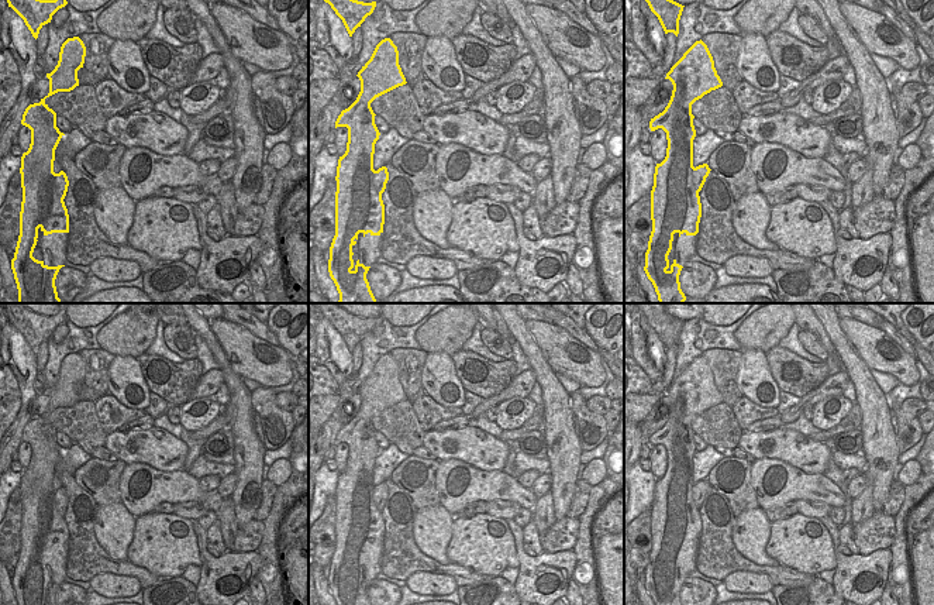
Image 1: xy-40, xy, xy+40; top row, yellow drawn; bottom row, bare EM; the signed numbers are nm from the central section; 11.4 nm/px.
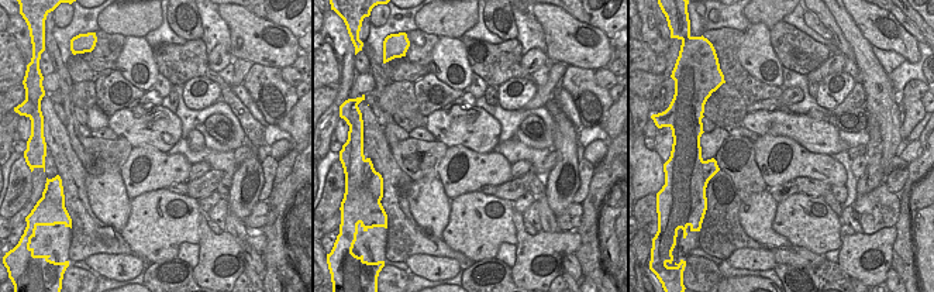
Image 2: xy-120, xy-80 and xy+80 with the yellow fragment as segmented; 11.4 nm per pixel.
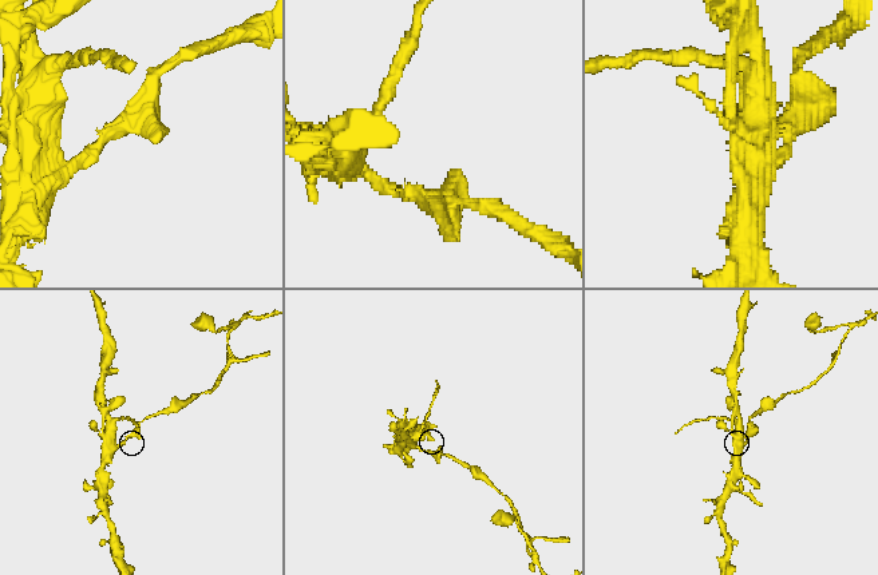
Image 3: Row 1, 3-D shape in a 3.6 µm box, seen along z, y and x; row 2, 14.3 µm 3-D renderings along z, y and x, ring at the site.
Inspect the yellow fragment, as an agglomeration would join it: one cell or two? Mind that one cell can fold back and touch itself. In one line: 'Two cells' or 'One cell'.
Two cells

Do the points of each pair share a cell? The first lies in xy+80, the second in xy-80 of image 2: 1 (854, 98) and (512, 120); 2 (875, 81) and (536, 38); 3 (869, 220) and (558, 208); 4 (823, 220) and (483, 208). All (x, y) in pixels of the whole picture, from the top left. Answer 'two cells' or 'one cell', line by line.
1: two cells
2: two cells
3: two cells
4: one cell

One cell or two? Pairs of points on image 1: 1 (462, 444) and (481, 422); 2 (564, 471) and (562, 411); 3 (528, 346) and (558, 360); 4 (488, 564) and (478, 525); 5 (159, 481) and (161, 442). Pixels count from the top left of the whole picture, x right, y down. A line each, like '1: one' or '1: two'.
1: two
2: one
3: two
4: one
5: two

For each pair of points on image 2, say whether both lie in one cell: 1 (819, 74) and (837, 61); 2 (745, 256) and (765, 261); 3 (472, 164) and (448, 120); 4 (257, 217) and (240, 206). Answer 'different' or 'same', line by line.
1: same
2: same
3: different
4: different

